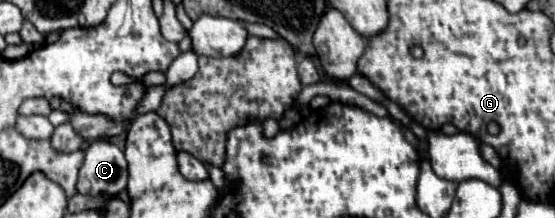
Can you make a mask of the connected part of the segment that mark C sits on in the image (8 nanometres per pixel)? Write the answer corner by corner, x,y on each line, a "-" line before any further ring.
108,139
92,141
84,151
84,163
78,175
78,193
118,195
126,189
126,159
118,145

